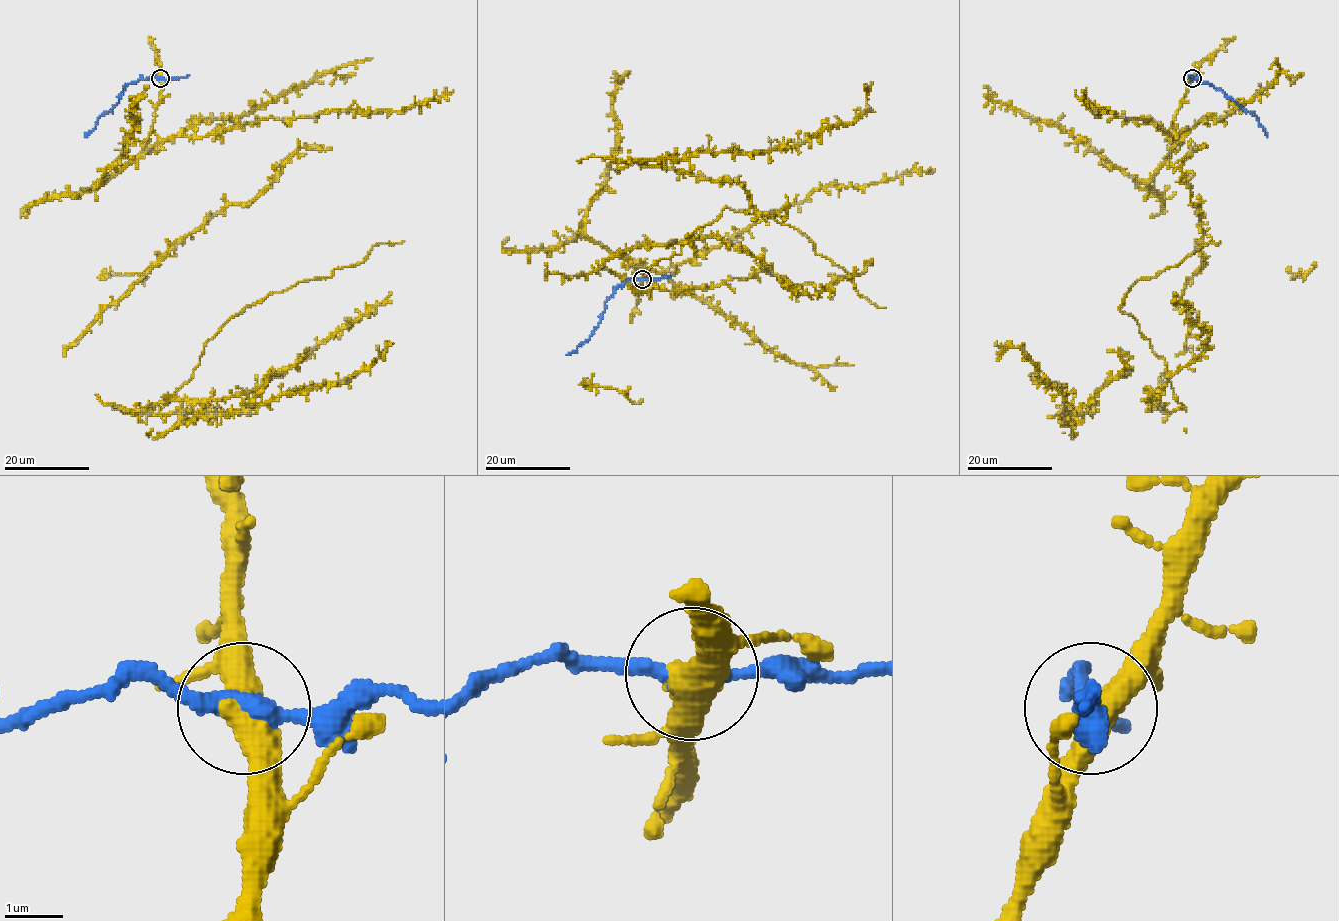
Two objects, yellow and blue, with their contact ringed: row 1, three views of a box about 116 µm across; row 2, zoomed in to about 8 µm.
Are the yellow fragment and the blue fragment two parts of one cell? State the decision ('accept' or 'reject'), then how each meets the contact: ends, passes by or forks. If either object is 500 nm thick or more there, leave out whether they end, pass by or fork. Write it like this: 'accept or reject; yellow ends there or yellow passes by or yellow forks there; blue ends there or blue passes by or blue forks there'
reject; yellow passes by; blue passes by

